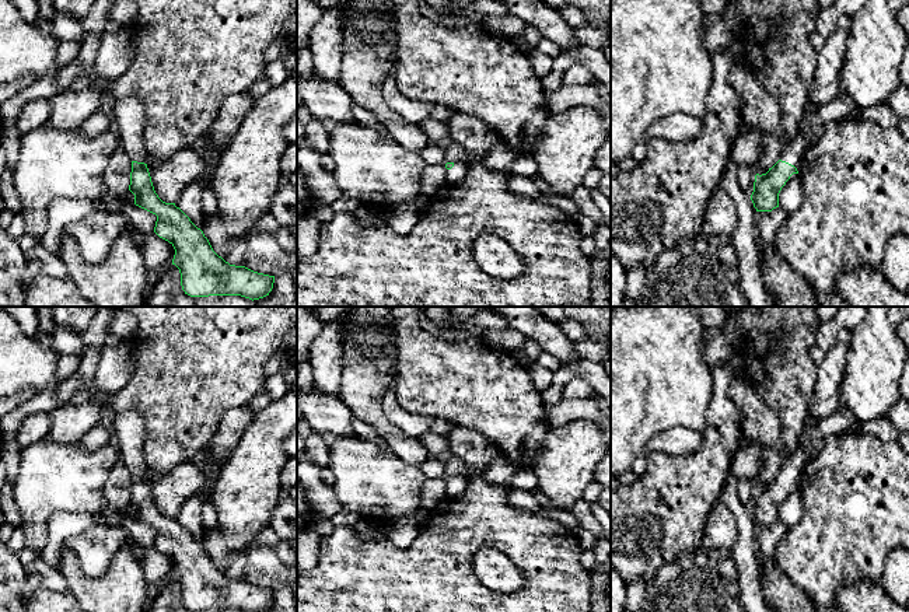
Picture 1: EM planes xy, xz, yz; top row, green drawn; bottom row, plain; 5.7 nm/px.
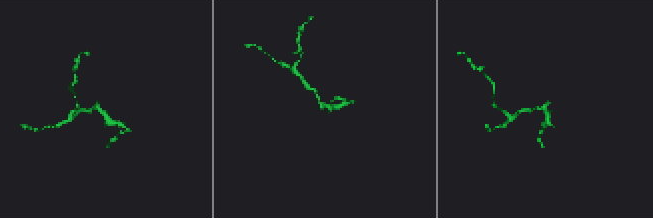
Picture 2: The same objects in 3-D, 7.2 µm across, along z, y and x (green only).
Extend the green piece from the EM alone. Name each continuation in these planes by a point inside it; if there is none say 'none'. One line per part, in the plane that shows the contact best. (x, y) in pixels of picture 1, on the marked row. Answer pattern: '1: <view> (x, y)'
1: yz (793, 153)

